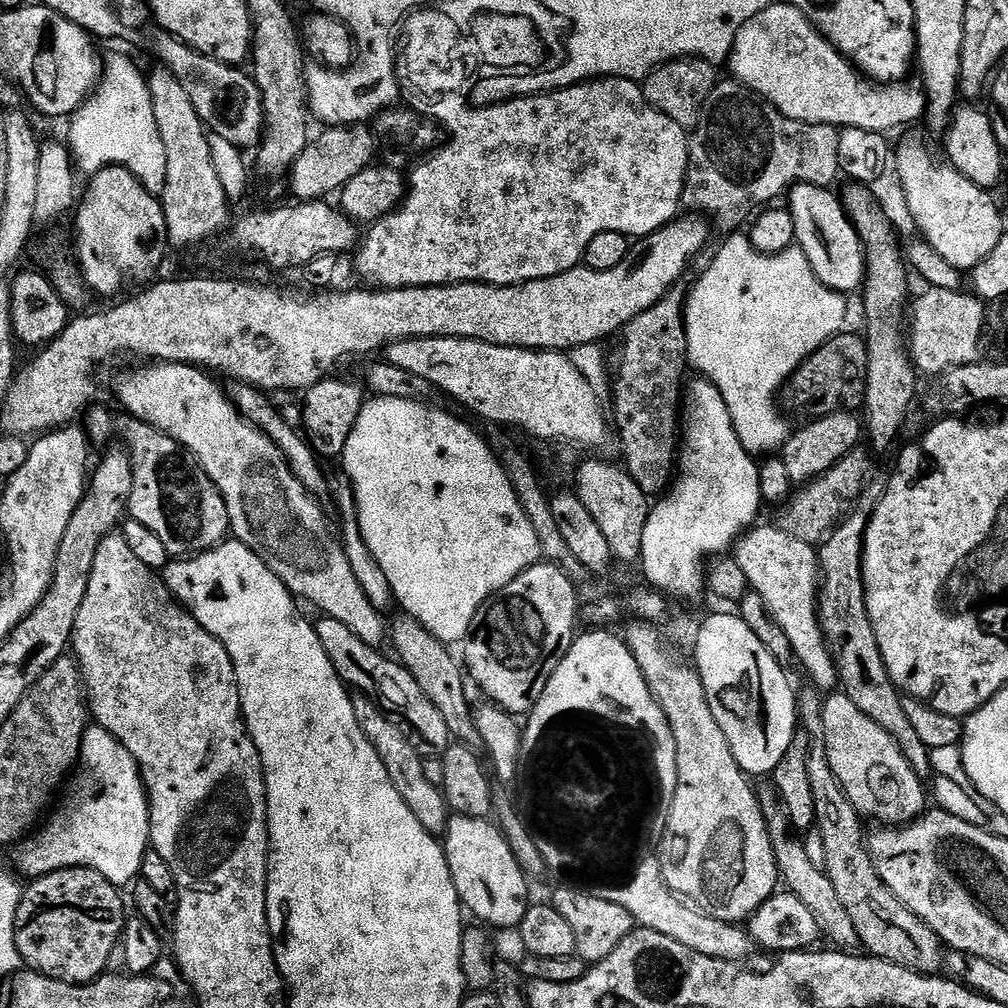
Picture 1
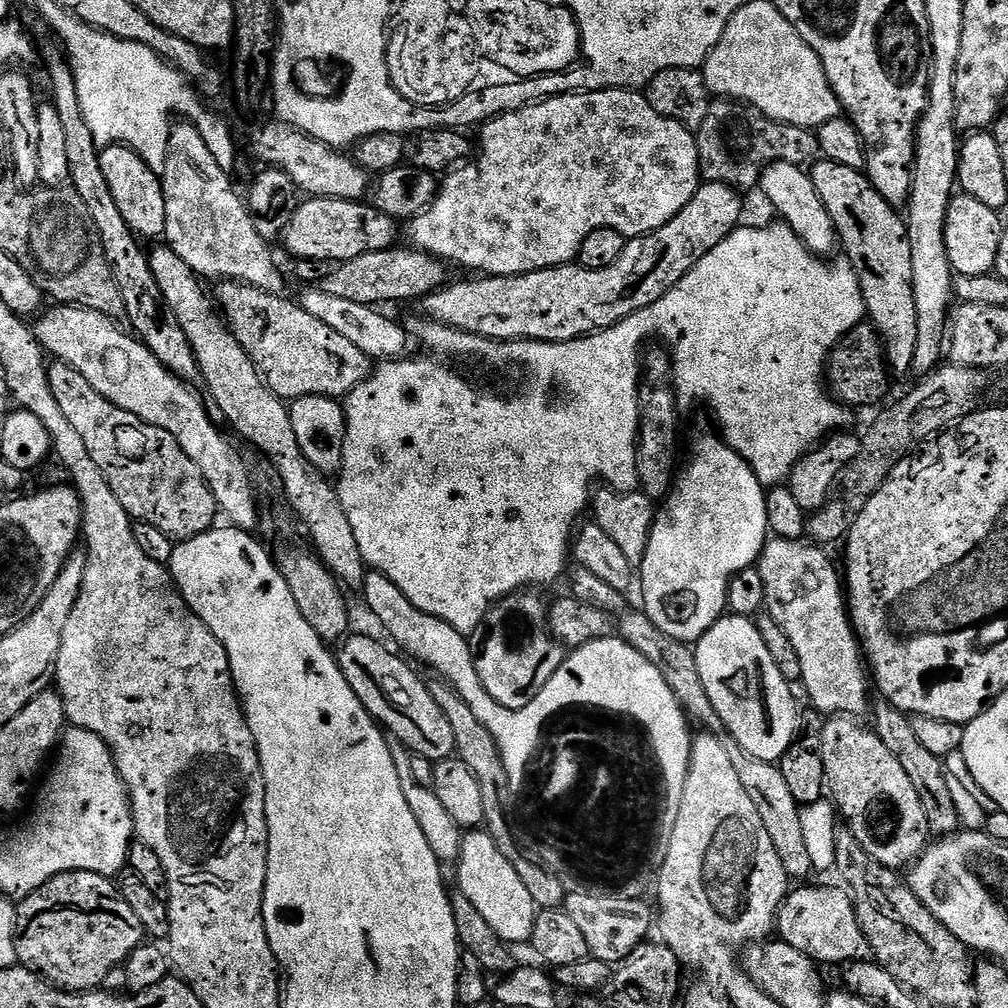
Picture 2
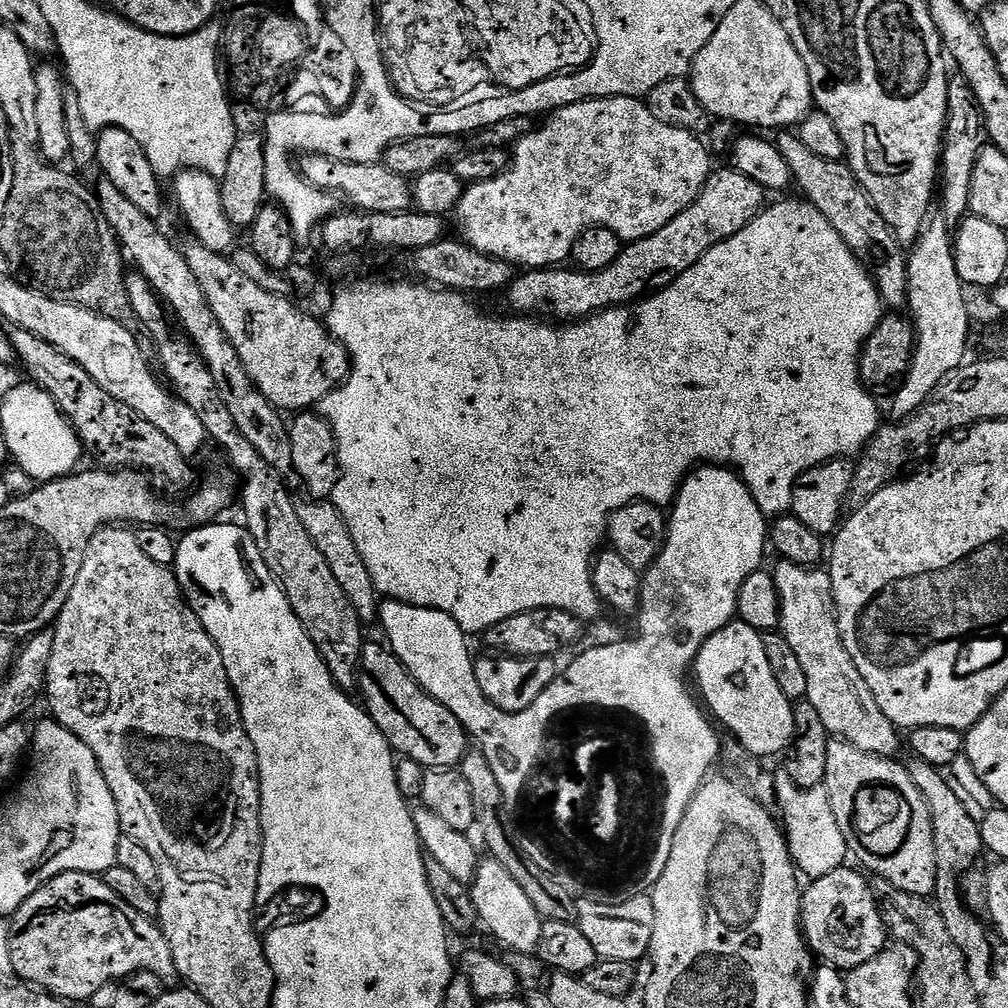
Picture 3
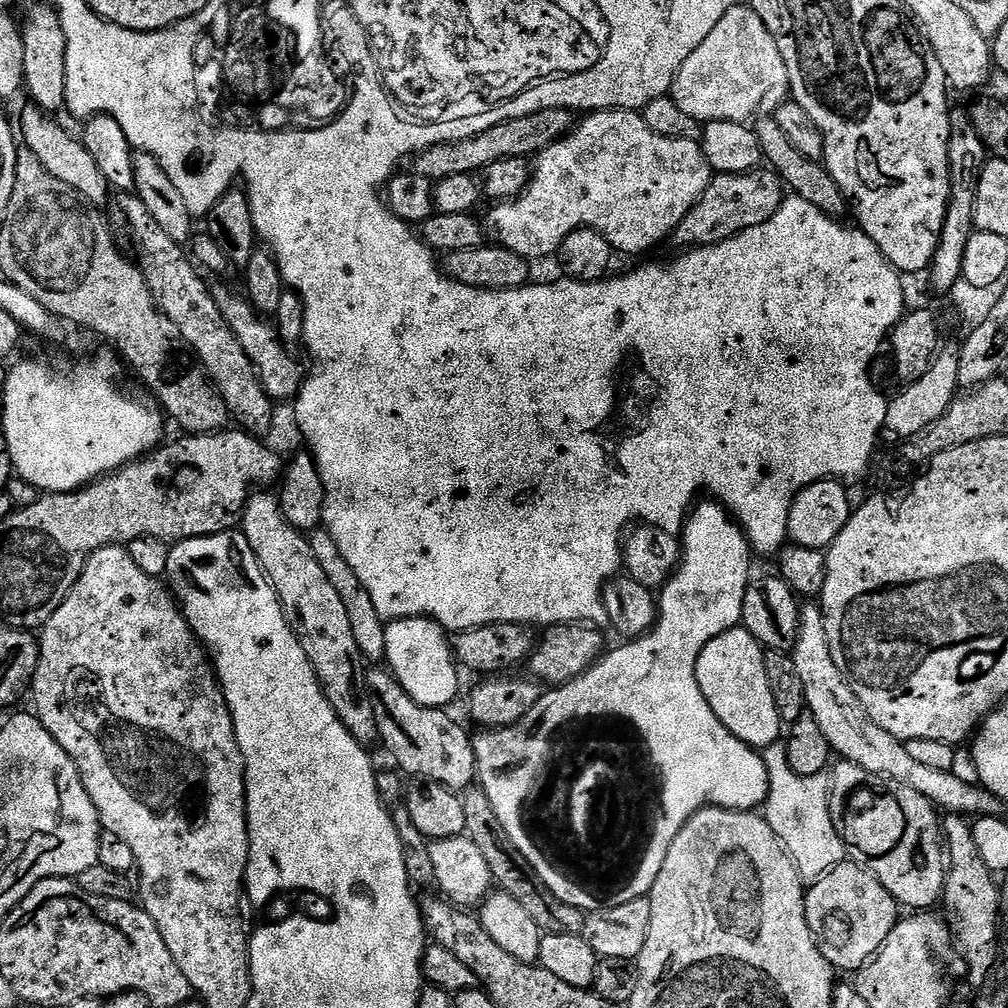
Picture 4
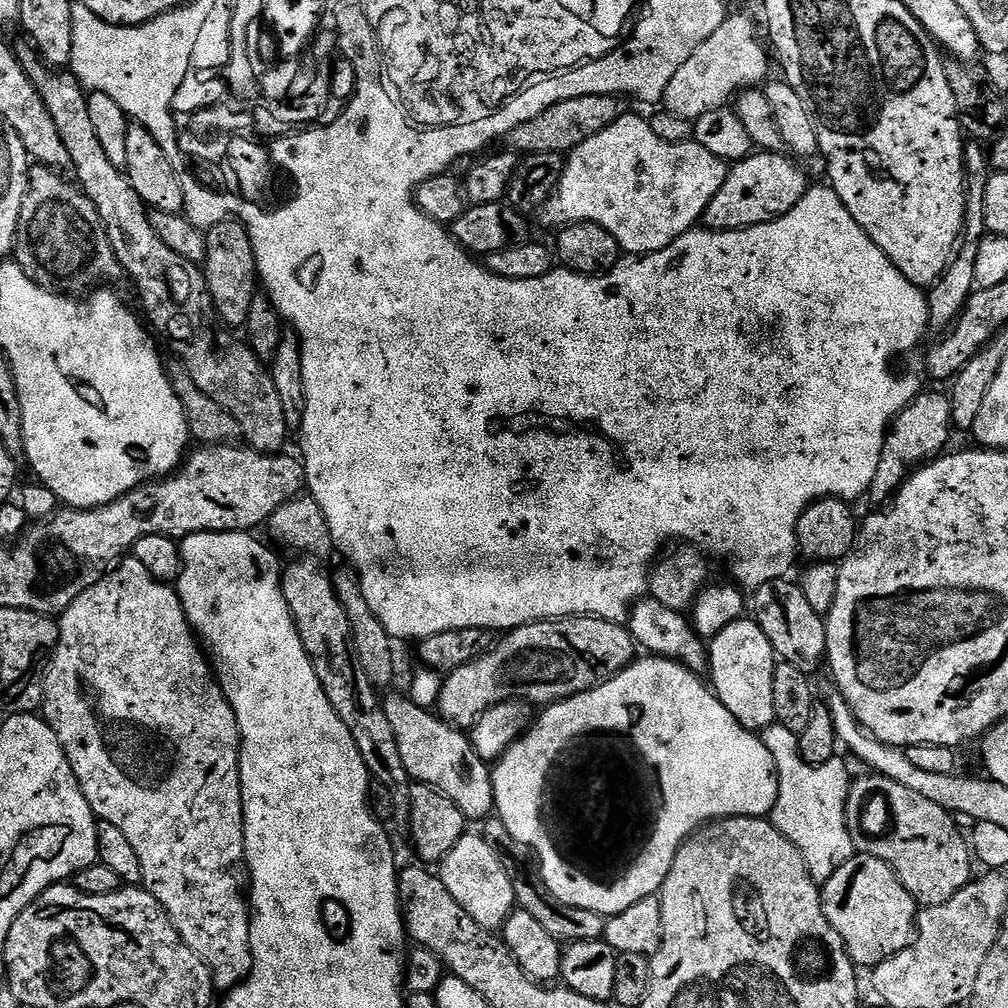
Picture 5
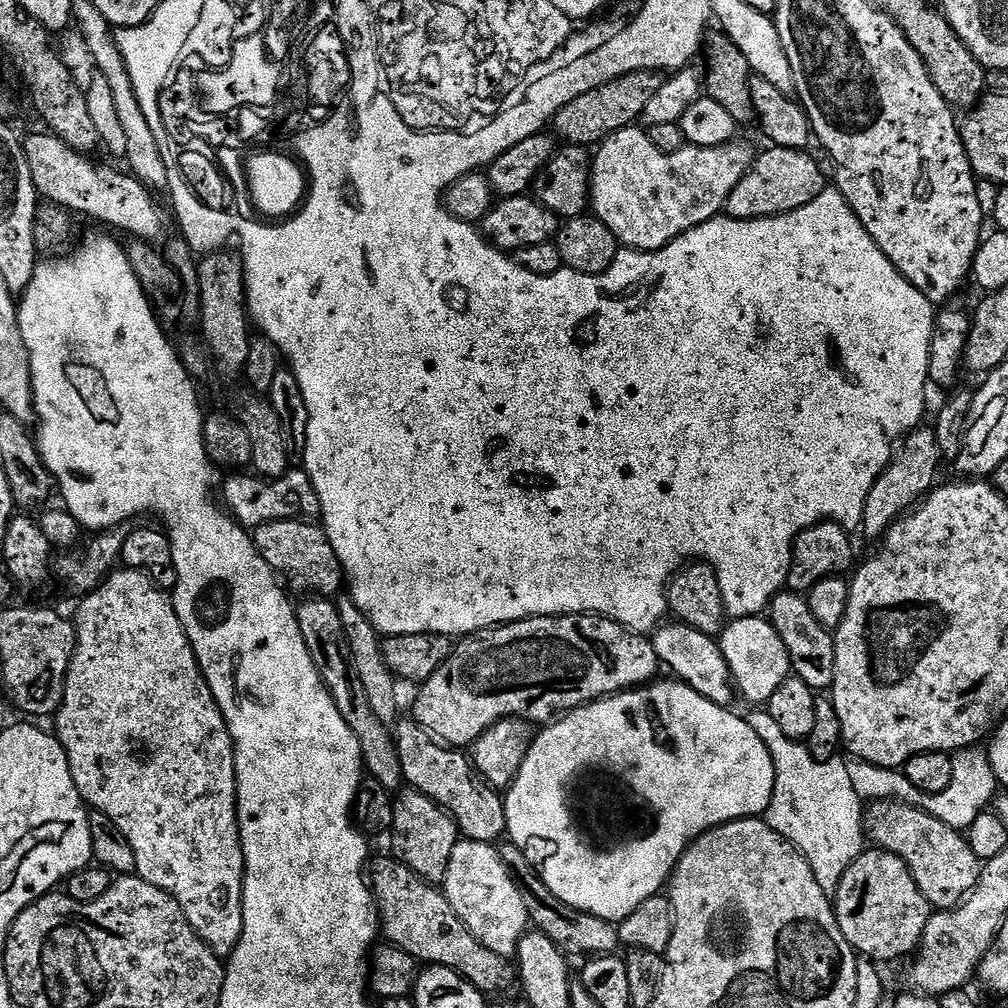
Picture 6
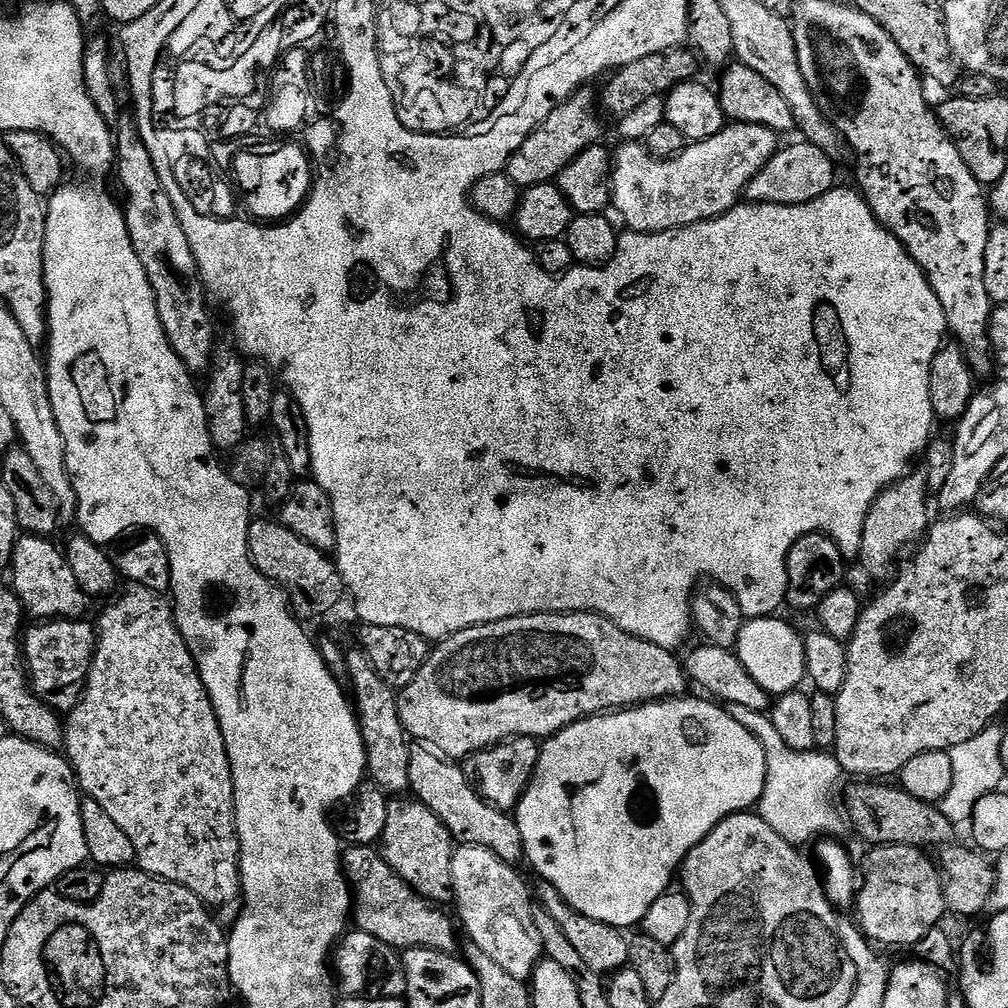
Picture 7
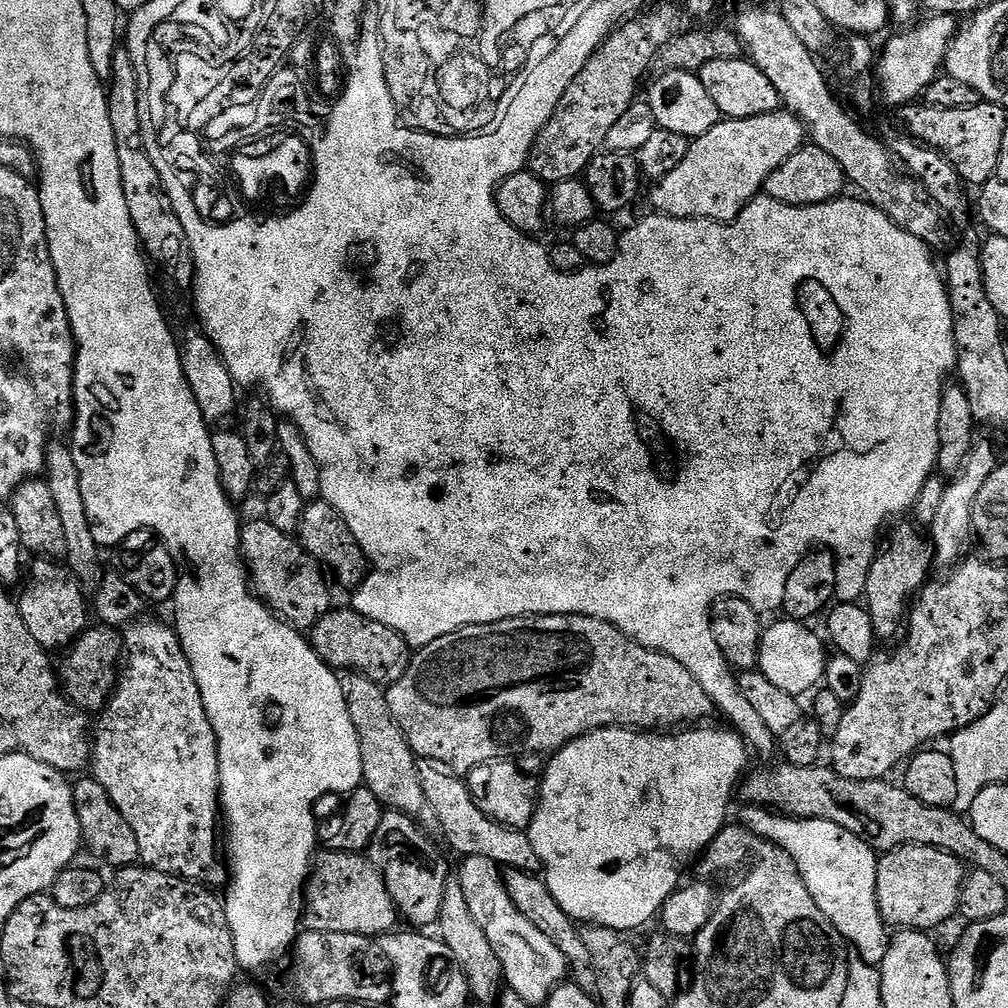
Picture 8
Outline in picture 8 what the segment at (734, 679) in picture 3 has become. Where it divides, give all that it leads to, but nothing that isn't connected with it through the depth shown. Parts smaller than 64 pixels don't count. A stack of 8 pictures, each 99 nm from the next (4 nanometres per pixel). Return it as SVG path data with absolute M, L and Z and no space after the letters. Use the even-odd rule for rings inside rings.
M787 618L781 619L781 624L772 624L763 629L760 637L760 663L758 670L778 690L786 694L800 698L803 692L811 693L813 689L823 681L824 668L830 659L829 653L824 653L825 641L810 634L802 622L797 622ZM813 687L813 688L812 688ZM812 688L812 689L811 689Z

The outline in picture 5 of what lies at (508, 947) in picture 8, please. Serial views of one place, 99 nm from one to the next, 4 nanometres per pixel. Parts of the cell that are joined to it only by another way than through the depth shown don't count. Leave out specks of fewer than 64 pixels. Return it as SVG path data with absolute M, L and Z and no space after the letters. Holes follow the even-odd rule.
M465 834L439 865L438 875L446 890L450 890L454 902L458 902L458 906L462 906L462 910L466 910L466 914L478 922L478 926L489 930L503 929L504 923L517 907L514 888L506 878L500 852L490 847L483 835Z

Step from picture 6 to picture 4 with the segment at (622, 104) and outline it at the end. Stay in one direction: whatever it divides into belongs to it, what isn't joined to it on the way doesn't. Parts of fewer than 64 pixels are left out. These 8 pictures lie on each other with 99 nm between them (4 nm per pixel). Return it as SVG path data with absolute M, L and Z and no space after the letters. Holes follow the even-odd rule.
M551 108L531 112L530 115L508 117L502 123L495 124L490 130L472 135L470 138L458 139L454 142L441 140L434 147L417 153L415 171L435 182L454 174L483 171L500 159L537 155L555 140L562 139L572 131L574 127L572 116L574 112L571 108Z

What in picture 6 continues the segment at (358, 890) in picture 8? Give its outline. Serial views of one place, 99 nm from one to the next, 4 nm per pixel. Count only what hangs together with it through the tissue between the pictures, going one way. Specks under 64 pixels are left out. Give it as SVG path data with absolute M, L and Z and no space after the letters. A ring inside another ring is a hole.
M391 855L375 860L370 864L370 887L380 917L380 932L387 943L406 950L421 965L437 964L454 970L485 994L504 992L517 983L517 969L505 957L494 954L494 950L486 950L486 946L466 930L462 918L454 914L454 906L450 906L437 885L421 880Z

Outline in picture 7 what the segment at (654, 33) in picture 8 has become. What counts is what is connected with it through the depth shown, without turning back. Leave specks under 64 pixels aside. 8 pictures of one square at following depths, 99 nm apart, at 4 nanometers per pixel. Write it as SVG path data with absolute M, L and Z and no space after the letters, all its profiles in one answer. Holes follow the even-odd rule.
M588 86L581 88L565 104L558 106L558 110L554 110L550 118L546 118L546 122L542 122L542 126L538 126L530 138L526 138L526 142L522 142L506 169L507 176L515 182L517 188L523 190L553 183L560 172L582 154L582 150L601 143L600 135L604 132L604 124L600 121L602 112L598 107L597 93L592 93L592 90Z

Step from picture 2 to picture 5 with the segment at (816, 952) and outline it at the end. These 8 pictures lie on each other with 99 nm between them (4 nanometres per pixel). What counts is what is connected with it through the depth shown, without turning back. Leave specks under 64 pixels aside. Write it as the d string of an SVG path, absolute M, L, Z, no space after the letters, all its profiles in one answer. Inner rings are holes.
M855 854L844 865L834 870L833 876L820 888L820 906L826 914L826 922L844 943L848 957L861 969L875 968L886 958L898 954L912 941L918 911L916 899L906 890L906 886L902 886L891 867L873 856Z

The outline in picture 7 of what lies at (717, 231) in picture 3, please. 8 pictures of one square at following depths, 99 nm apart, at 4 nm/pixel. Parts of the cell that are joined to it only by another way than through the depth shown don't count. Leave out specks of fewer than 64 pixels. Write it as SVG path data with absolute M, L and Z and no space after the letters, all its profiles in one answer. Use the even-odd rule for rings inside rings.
M807 142L792 144L789 148L781 147L772 155L770 162L758 170L746 189L749 201L757 204L785 204L798 206L822 198L831 188L837 187L836 168L833 157L827 156L818 146Z

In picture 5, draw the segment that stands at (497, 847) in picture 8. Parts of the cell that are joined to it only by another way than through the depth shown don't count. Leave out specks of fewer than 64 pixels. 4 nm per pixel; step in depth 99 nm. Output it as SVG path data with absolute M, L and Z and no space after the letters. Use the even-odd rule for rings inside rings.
M410 698L396 700L392 705L389 703L385 707L384 713L390 722L390 730L394 730L394 738L398 742L398 754L402 756L402 762L413 781L429 784L437 792L450 798L450 802L454 802L454 806L458 806L458 810L462 810L465 821L483 822L493 815L494 801L489 765L473 750L471 739L465 733L463 736L460 733L463 731L459 727L449 724L435 711L419 708Z

